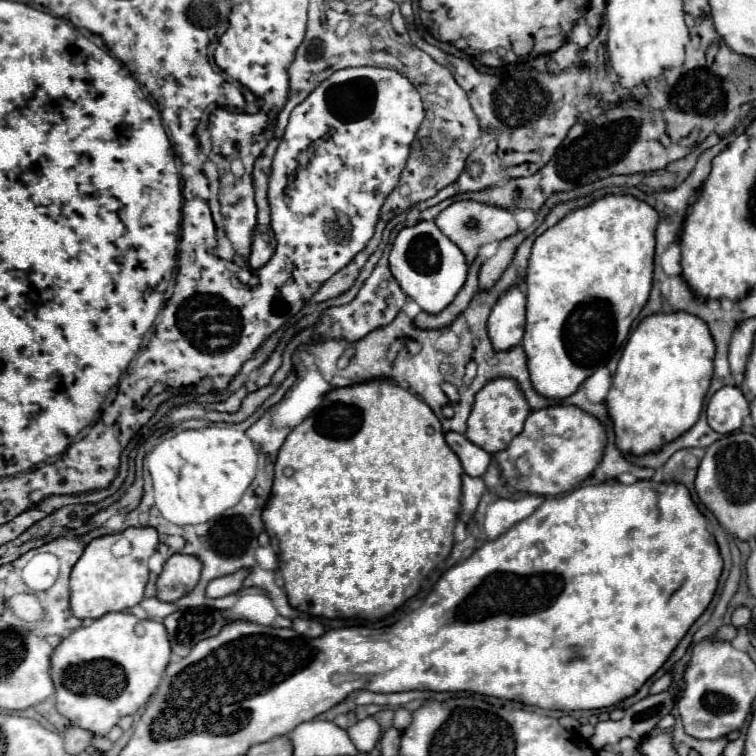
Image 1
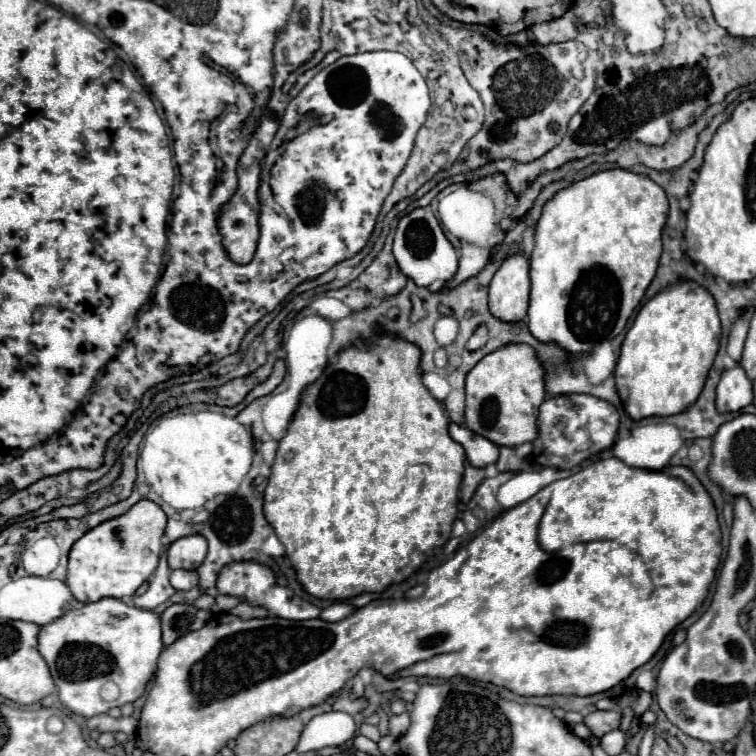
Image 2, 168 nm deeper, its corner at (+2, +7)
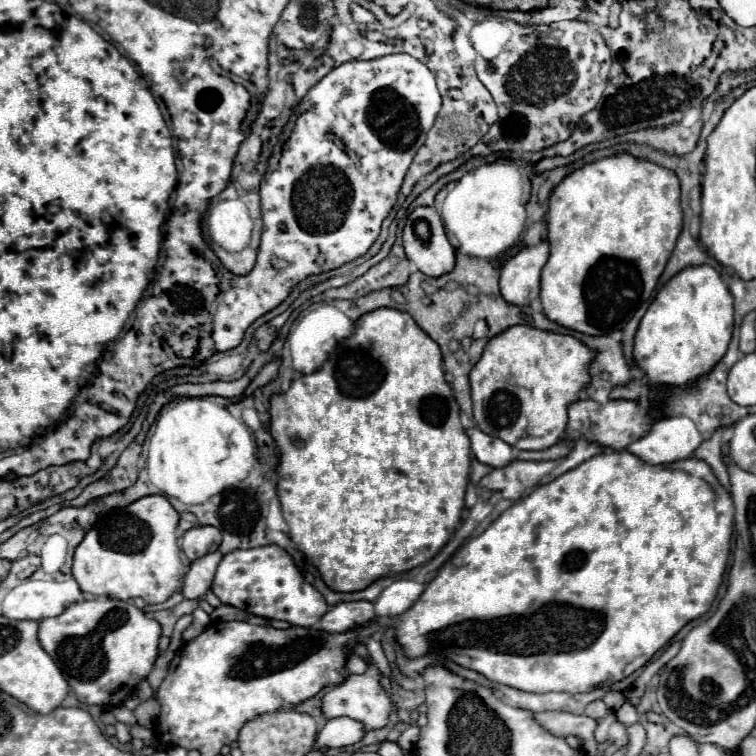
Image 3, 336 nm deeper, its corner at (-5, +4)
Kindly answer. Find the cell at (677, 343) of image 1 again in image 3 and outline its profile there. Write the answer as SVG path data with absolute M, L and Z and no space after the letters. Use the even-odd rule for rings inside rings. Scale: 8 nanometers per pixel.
M707 264L683 268L657 292L655 300L641 318L633 348L635 364L647 374L649 384L675 384L685 388L695 378L707 374L725 356L727 346L731 342L731 334L733 334L733 296L725 286L725 282L721 280L719 272Z

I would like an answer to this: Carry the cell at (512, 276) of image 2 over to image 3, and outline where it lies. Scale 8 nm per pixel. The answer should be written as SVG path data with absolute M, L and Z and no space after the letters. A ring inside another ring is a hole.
M541 240L535 246L525 246L501 268L501 294L507 302L527 306L539 296L541 268L547 264L549 244Z

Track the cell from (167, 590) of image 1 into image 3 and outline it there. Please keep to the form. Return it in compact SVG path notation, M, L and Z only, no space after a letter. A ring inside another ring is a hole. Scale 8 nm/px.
M197 526L181 536L181 548L191 562L205 556L207 552L217 550L219 544L221 544L221 532L215 526Z

